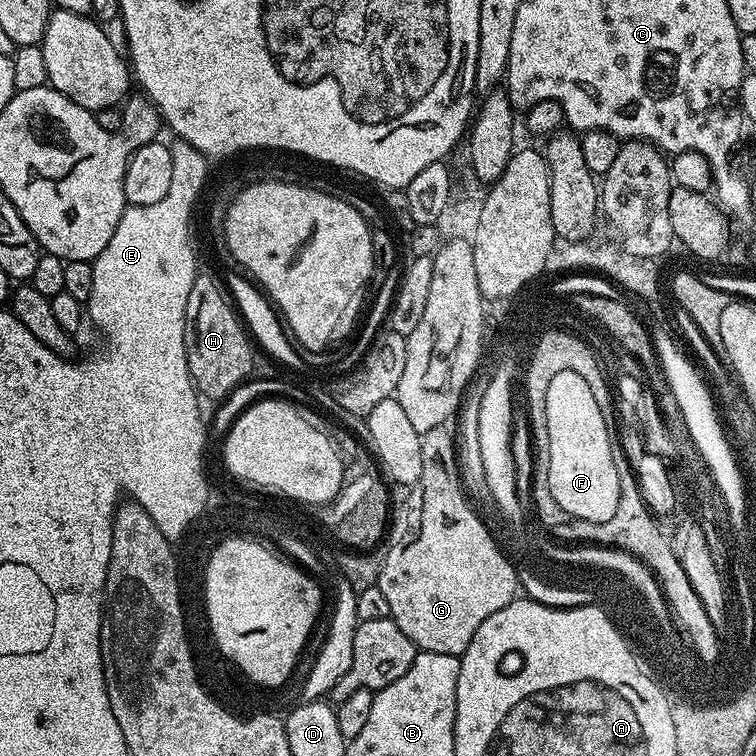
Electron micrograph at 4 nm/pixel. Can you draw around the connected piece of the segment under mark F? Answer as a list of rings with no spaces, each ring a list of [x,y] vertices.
[[[564,373],[564,375],[556,376],[556,380],[552,381],[552,386],[548,392],[548,412],[546,413],[547,429],[550,430],[550,468],[549,468],[549,486],[551,494],[551,503],[557,504],[565,513],[565,517],[573,520],[585,520],[586,522],[606,522],[610,518],[614,518],[614,510],[618,510],[618,494],[620,487],[618,486],[618,470],[614,470],[614,461],[610,455],[610,437],[605,436],[604,424],[601,423],[600,412],[597,411],[593,403],[592,396],[589,396],[587,385],[584,381],[572,373]]]

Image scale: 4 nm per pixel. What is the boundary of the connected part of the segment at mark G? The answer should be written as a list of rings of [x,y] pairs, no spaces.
[[[441,426],[434,430],[426,430],[420,437],[420,445],[422,446],[422,474],[418,474],[418,482],[411,485],[412,493],[406,501],[406,508],[409,508],[408,521],[405,522],[405,528],[396,536],[396,541],[384,552],[384,565],[380,571],[378,587],[382,590],[382,595],[386,597],[386,603],[390,606],[390,619],[398,626],[398,630],[402,630],[402,634],[406,634],[406,638],[410,638],[410,642],[414,642],[417,649],[421,652],[433,652],[434,654],[450,654],[451,656],[461,657],[464,655],[466,646],[470,646],[470,642],[474,638],[474,634],[478,634],[478,626],[482,626],[482,622],[486,622],[486,618],[490,618],[490,614],[498,614],[498,610],[502,610],[502,606],[506,606],[512,600],[517,599],[518,589],[513,585],[512,572],[509,571],[508,564],[501,560],[497,555],[495,548],[492,546],[489,525],[479,527],[477,519],[479,518],[475,509],[469,503],[468,497],[465,496],[464,488],[460,481],[460,468],[457,464],[457,441],[448,433],[447,427]]]

